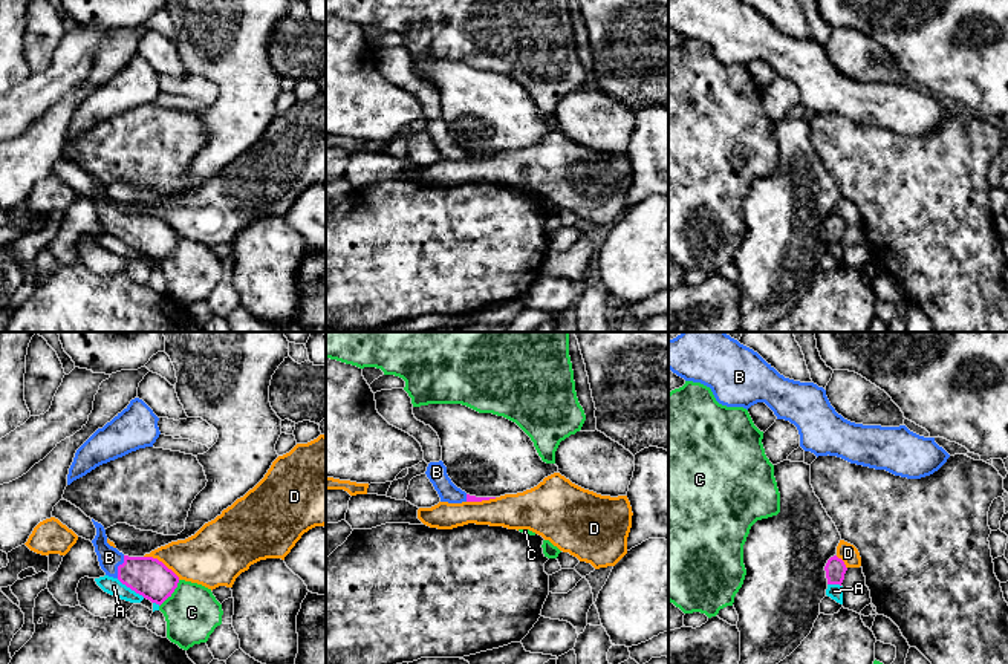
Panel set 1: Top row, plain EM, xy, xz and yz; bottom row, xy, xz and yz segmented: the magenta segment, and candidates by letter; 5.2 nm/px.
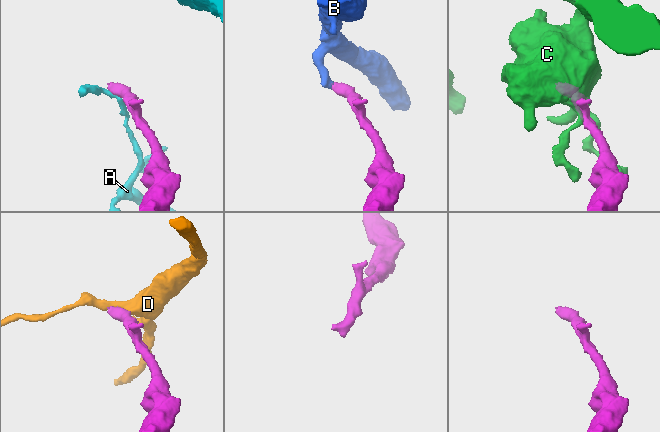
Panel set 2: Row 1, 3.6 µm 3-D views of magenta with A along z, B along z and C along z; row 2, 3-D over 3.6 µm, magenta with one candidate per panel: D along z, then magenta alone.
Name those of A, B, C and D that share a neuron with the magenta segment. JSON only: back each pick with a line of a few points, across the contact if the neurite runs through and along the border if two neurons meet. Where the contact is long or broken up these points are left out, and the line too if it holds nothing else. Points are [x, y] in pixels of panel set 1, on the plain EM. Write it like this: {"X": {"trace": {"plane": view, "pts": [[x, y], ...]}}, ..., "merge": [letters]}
{"B": {"trace": {"plane": "xy", "pts": [[149, 234], [118, 224], [109, 214]]}}, "merge": ["B"]}

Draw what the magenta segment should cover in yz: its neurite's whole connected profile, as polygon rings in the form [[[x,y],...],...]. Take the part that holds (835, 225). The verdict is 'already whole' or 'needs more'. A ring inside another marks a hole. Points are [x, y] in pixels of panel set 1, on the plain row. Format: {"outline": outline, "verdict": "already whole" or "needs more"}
{"outline": [[[834,213],[828,217],[824,228],[826,228],[828,242],[840,242],[841,243],[847,225],[841,216]]], "verdict": "already whole"}

